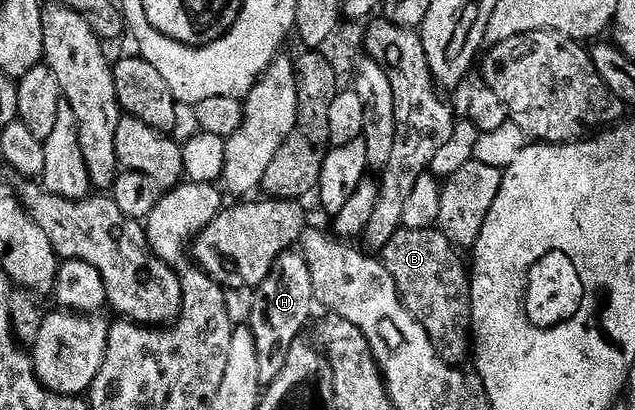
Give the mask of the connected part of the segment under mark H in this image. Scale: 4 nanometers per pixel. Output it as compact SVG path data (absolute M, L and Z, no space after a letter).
M302 251L282 252L269 270L265 282L254 289L255 301L251 304L249 327L257 342L259 375L274 378L281 374L289 350L300 343L303 327L311 320L311 308L316 307L313 278L309 275L307 259Z

